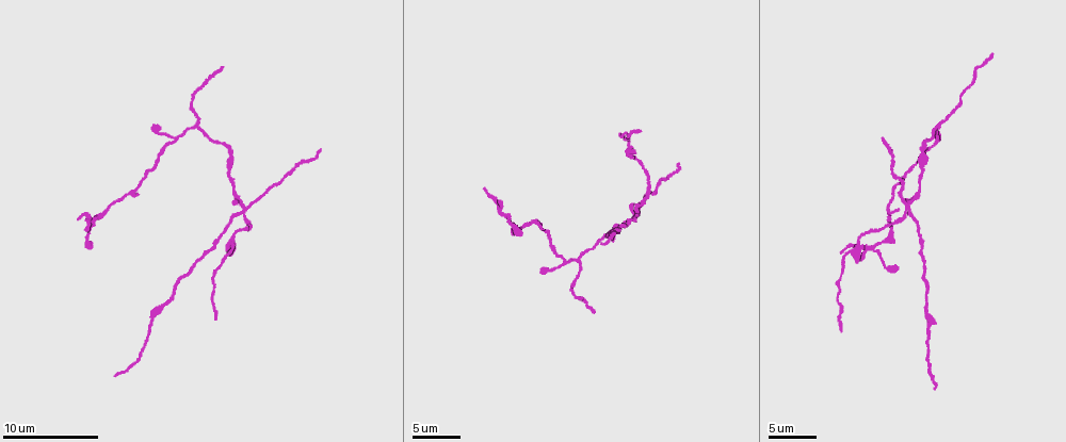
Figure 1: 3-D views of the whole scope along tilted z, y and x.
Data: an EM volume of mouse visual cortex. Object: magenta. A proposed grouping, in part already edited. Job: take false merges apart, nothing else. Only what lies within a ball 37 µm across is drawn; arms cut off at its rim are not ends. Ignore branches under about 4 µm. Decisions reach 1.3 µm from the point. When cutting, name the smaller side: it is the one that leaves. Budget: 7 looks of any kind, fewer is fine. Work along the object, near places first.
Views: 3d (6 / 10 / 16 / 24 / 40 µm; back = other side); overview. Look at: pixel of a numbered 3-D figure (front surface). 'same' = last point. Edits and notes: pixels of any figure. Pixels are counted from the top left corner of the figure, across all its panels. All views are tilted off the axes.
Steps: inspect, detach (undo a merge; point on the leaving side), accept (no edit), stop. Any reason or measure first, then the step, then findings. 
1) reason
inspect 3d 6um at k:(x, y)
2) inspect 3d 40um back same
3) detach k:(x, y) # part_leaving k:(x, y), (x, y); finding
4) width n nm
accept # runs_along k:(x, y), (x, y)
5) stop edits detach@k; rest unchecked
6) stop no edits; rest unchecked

branch point
inspect 3d 10um at 1:(193, 126)

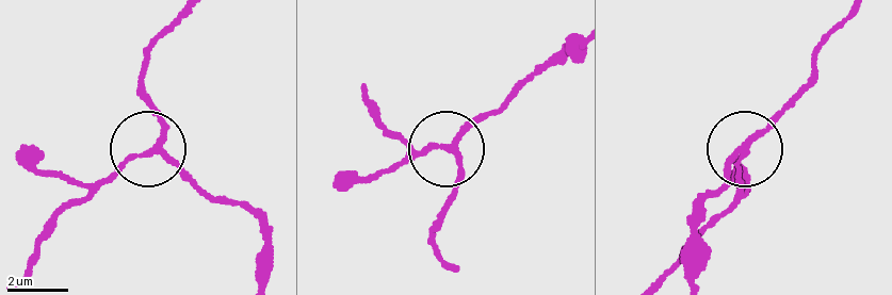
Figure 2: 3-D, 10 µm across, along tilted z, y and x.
side_arm 11 um
accept # runs_along 2:(265, 278), (261, 222), (159, 154), (157, 112); continuous, no second neuron

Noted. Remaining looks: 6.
looks like a crossing
inspect 3d 10um at 1:(907, 208)

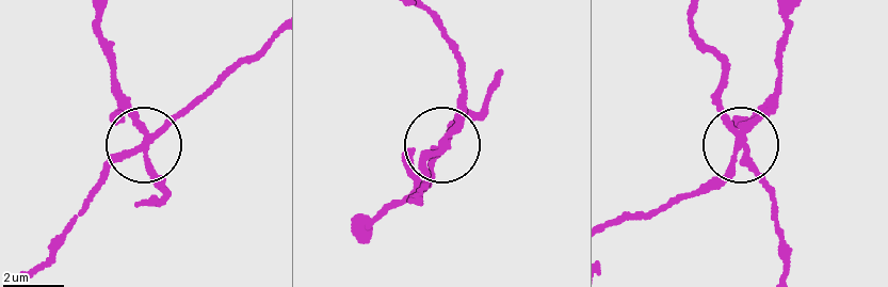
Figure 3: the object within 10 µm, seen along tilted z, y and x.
side_arm 19 um
detach 3:(183, 112) # part_leaving 3:(148, 139), (114, 161), (37, 271); a second neuron is stuck on

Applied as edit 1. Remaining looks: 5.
inspect overview

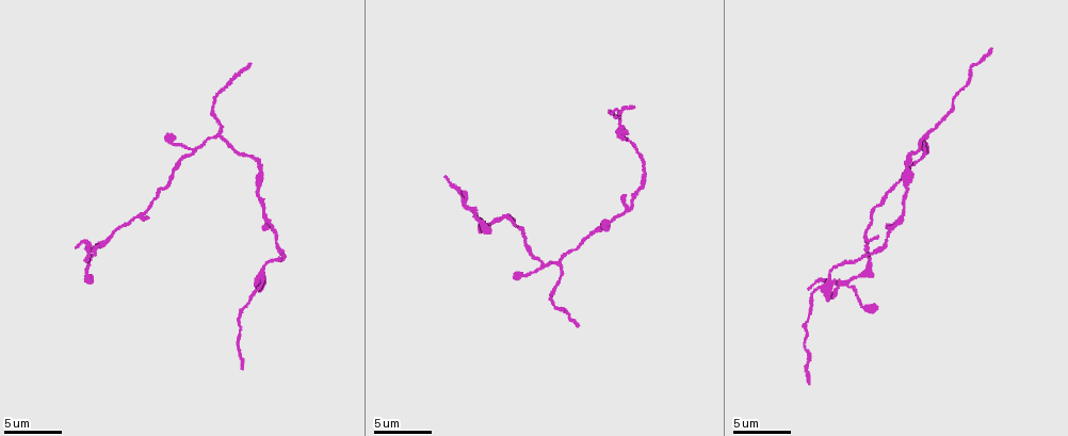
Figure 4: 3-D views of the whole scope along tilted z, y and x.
thick turns thin
inspect 3d 16um at 4:(145, 213)

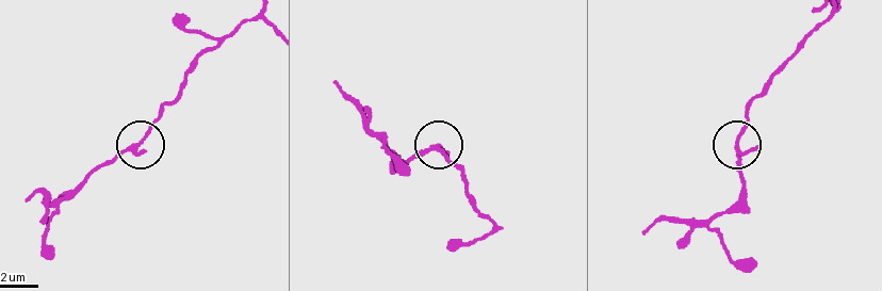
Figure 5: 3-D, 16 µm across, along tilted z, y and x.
arms 3
accept # runs_along 5:(829, 14), (752, 103), (734, 145), (740, 173); one neuron here

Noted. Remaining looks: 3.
stop edits detach@3; rest unchecked

